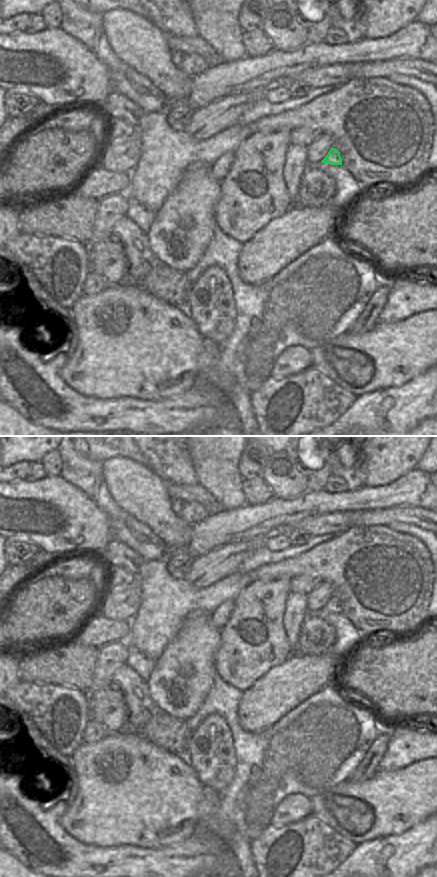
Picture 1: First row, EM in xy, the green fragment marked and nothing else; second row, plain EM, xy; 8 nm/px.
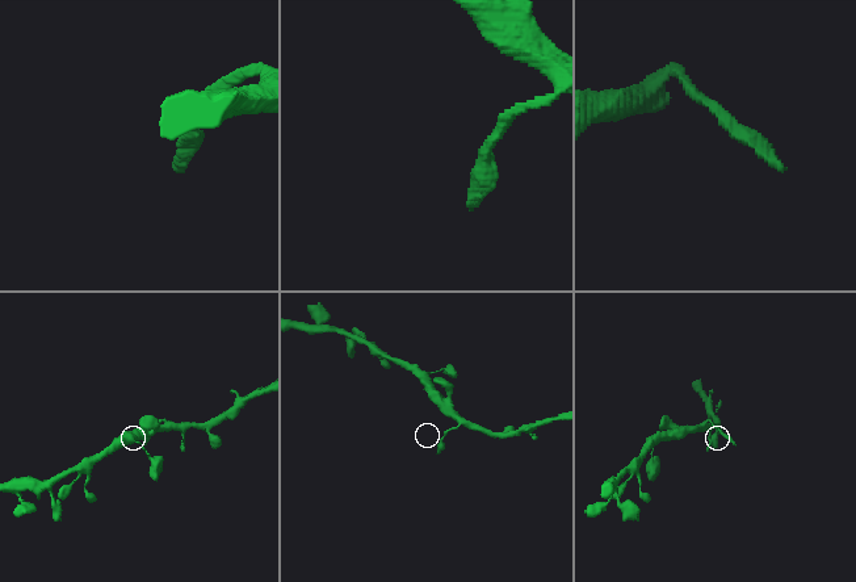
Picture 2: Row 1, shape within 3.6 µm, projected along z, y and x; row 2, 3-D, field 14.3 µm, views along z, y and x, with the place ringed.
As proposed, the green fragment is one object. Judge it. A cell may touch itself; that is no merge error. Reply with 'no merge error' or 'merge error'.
merge error

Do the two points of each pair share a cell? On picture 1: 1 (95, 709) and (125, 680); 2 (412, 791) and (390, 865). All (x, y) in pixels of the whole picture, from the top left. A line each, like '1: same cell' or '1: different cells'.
1: different cells
2: different cells

